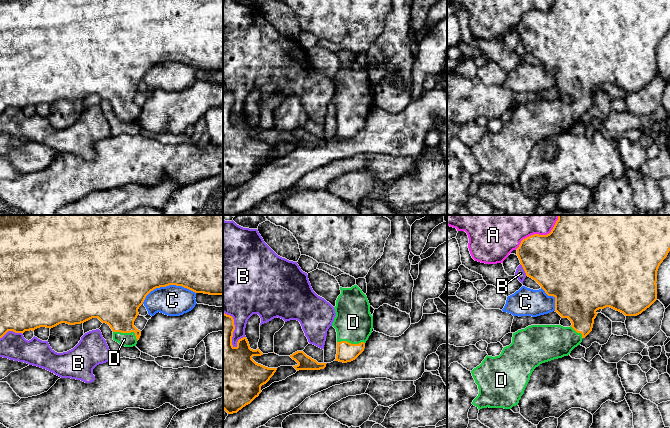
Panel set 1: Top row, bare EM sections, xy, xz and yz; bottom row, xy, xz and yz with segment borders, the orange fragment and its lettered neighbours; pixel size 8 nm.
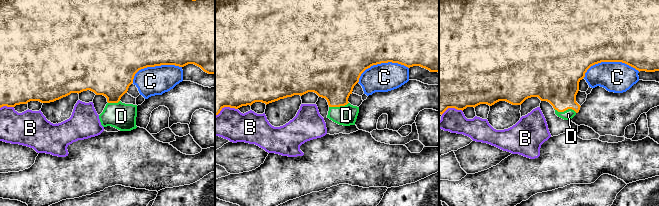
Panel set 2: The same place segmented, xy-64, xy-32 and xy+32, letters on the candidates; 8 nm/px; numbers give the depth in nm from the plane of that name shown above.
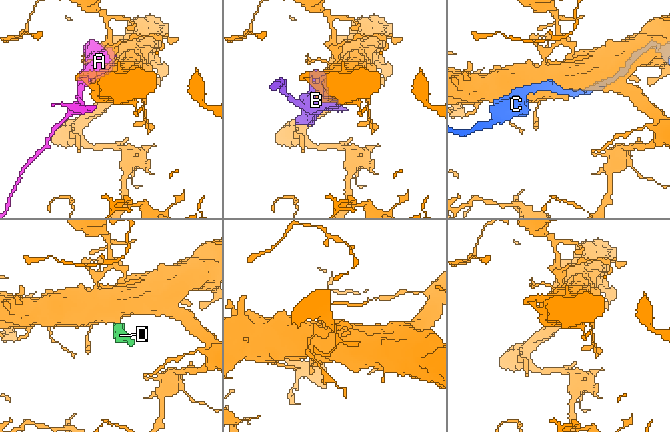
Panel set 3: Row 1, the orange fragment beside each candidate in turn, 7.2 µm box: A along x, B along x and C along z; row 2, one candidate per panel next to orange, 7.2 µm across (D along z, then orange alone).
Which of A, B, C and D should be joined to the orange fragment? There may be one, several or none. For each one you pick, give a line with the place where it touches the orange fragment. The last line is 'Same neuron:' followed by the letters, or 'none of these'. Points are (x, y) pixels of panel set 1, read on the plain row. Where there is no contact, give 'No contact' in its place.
D: Touches orange at xy (127, 108)
Same neuron: D

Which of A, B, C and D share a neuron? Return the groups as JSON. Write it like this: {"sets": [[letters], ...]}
{"sets": [["A"], ["B"], ["C"], ["D"]]}

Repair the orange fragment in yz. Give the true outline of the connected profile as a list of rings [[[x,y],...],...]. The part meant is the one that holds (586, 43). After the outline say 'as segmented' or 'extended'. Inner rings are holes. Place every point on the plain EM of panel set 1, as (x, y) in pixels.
[[[555,0],[547,11],[534,10],[523,15],[517,24],[517,32],[526,52],[535,56],[548,72],[555,74],[555,88],[562,94],[568,94],[572,101],[570,103],[563,103],[561,101],[531,101],[513,109],[512,119],[504,123],[499,132],[492,133],[487,131],[482,139],[471,147],[479,165],[479,170],[472,180],[479,186],[487,183],[511,185],[513,182],[518,181],[534,145],[542,139],[568,132],[575,123],[580,121],[582,115],[592,107],[594,95],[598,90],[597,86],[610,83],[623,89],[625,92],[637,92],[649,84],[657,76],[657,47],[669,27],[670,0]]] | extended

